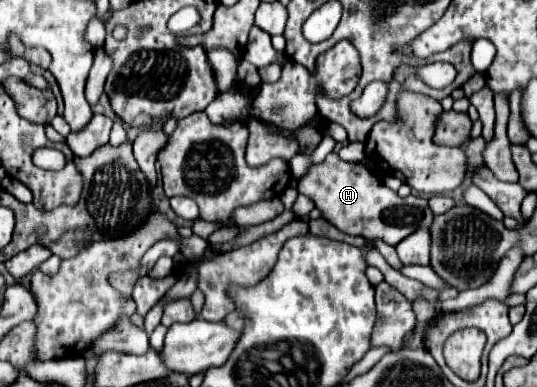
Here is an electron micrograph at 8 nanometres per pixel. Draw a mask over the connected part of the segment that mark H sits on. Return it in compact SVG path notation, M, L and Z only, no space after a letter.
M328 153L322 163L310 165L306 175L300 179L298 191L314 201L326 221L334 221L344 233L360 235L366 239L380 239L388 245L398 245L404 237L414 233L418 227L432 225L432 211L424 197L398 197L396 191L382 185L364 163L348 163L338 159L336 153Z

